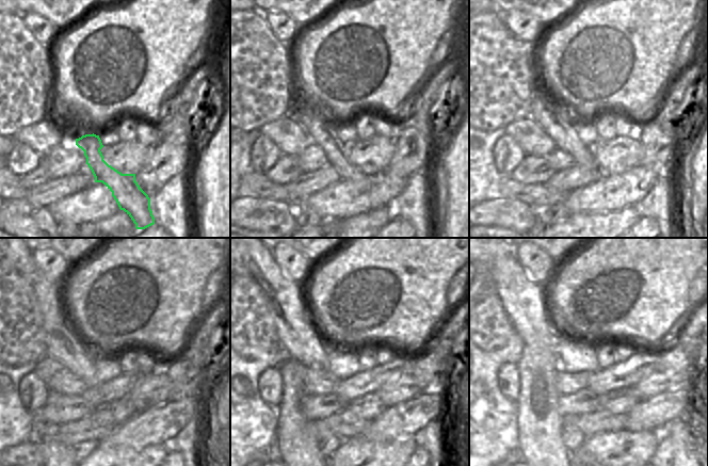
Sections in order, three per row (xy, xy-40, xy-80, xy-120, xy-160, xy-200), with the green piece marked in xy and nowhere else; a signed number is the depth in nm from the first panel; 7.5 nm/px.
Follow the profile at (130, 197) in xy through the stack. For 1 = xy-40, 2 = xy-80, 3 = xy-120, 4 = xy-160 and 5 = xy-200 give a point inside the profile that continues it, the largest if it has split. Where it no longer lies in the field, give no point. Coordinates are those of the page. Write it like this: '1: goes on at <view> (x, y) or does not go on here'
1: goes on at xy-40 (322, 133)
2: goes on at xy-80 (544, 111)
3: goes on at xy-120 (64, 346)
4: goes on at xy-160 (299, 336)
5: goes on at xy-200 (524, 300)

